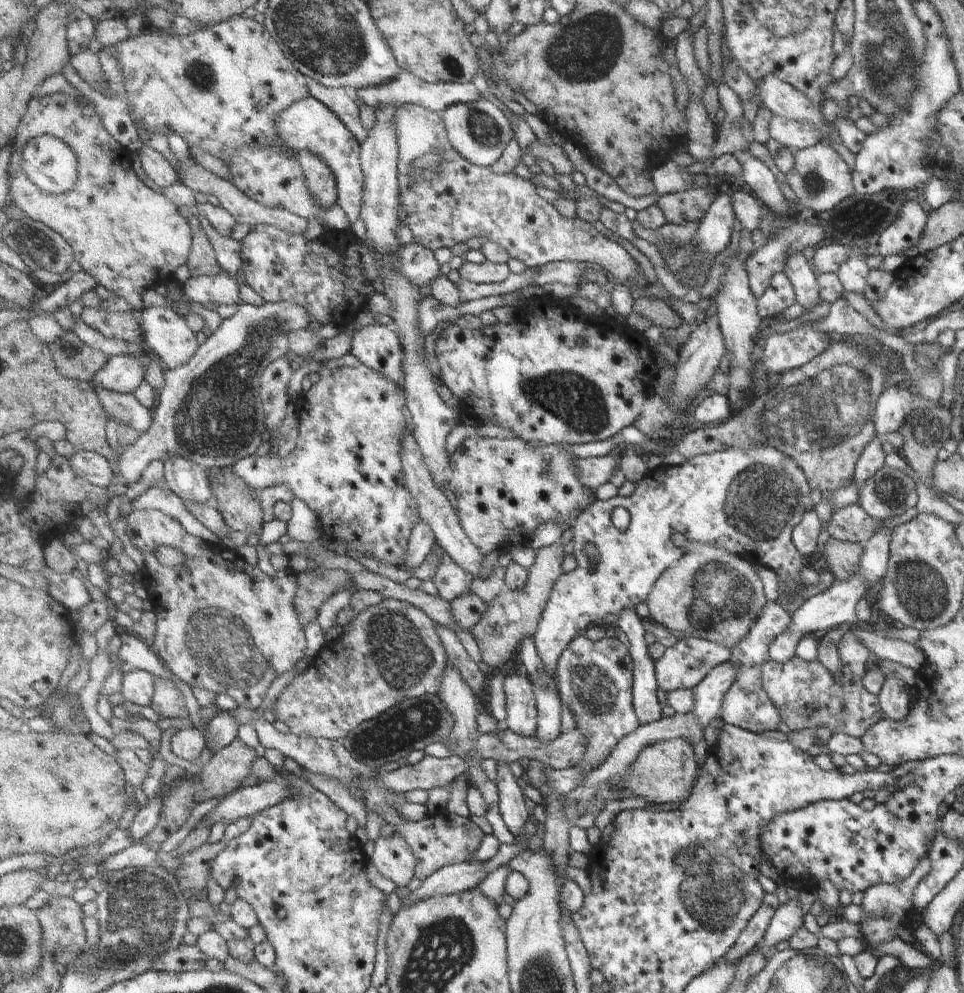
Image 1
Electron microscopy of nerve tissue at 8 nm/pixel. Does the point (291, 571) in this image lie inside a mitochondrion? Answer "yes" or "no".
no

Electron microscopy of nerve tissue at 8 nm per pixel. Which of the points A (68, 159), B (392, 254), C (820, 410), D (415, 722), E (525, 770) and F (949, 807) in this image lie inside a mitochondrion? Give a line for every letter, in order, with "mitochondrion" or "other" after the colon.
A: other
B: other
C: mitochondrion
D: mitochondrion
E: other
F: other

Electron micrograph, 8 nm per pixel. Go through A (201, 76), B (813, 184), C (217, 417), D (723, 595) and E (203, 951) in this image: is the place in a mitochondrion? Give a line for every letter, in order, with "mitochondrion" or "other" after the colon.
A: mitochondrion
B: mitochondrion
C: mitochondrion
D: mitochondrion
E: other

